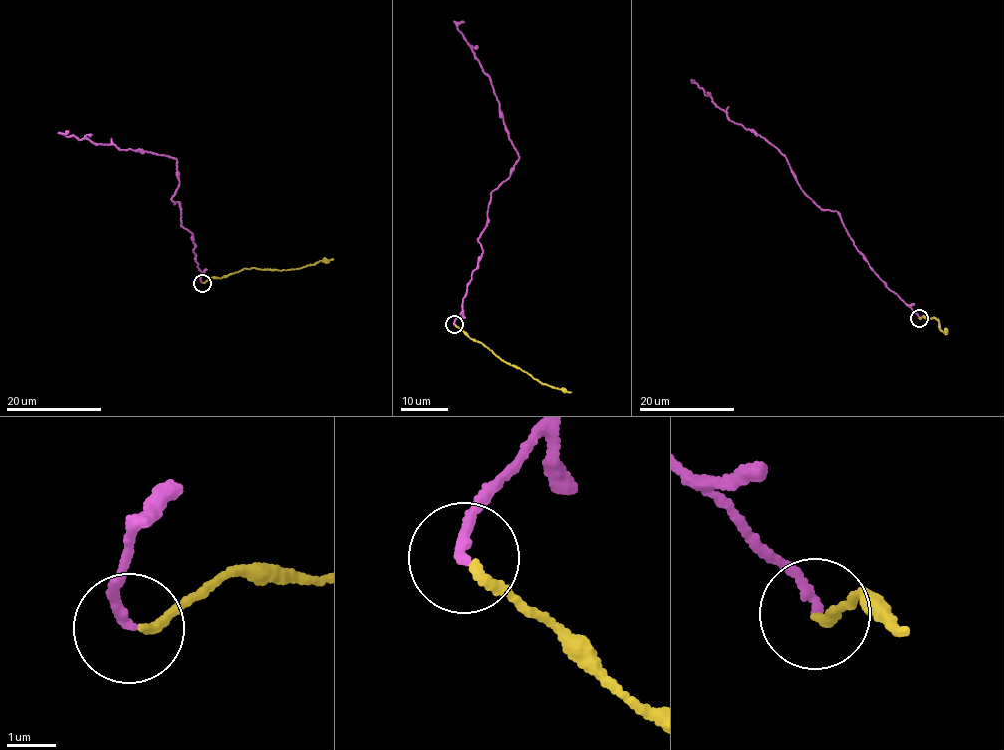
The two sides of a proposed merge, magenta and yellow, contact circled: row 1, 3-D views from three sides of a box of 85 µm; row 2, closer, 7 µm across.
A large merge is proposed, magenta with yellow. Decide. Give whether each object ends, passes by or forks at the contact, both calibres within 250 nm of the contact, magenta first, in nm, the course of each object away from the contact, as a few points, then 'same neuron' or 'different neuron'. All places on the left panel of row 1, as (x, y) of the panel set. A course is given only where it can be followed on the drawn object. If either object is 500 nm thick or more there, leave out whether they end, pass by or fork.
magenta ends there; yellow ends there; 190 nm thick on the magenta side, 180 nm on the other; magenta runs (201, 282), (192, 232), (181, 225), (180, 205), (171, 199), (179, 183), (176, 159), (67, 137), (69, 130); yellow runs (202, 282), (243, 269), (293, 270), (333, 259); different neuron

